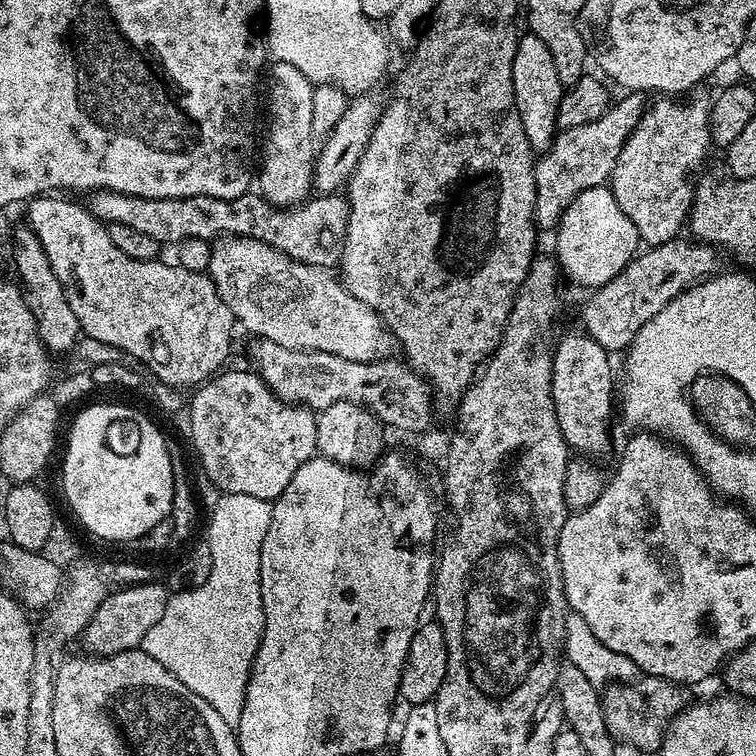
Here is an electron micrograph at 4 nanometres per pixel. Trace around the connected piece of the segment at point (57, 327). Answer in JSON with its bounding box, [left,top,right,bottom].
[12,226,82,354]

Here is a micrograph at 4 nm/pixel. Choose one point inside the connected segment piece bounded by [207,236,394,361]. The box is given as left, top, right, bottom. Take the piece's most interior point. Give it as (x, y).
(276, 298)

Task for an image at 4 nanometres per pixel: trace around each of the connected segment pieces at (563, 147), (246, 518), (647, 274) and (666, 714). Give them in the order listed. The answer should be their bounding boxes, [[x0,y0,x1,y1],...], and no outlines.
[[532,91,646,229],[142,492,272,726],[580,239,721,354],[602,675,686,753]]

